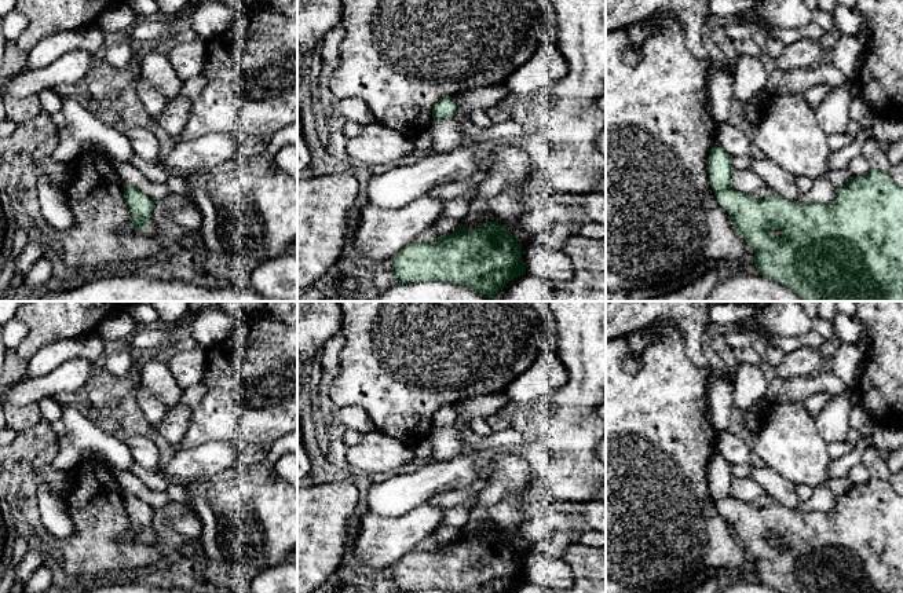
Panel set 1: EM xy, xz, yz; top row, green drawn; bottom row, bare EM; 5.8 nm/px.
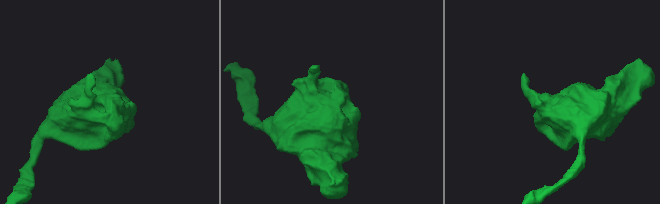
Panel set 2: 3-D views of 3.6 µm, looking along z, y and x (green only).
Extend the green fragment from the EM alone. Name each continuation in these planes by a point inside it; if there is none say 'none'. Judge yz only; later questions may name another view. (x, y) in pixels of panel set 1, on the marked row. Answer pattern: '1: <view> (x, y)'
none

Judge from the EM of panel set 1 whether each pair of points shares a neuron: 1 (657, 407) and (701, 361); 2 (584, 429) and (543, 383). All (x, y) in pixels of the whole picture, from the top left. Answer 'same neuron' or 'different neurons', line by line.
1: different neurons
2: different neurons

